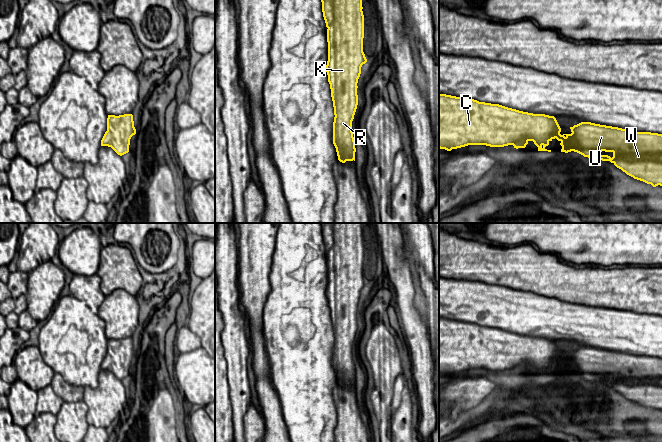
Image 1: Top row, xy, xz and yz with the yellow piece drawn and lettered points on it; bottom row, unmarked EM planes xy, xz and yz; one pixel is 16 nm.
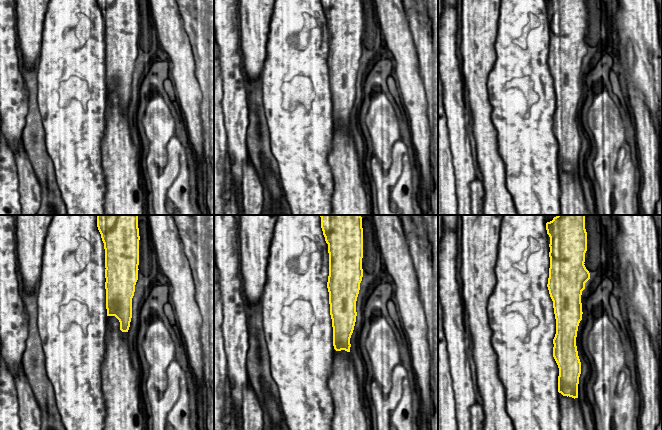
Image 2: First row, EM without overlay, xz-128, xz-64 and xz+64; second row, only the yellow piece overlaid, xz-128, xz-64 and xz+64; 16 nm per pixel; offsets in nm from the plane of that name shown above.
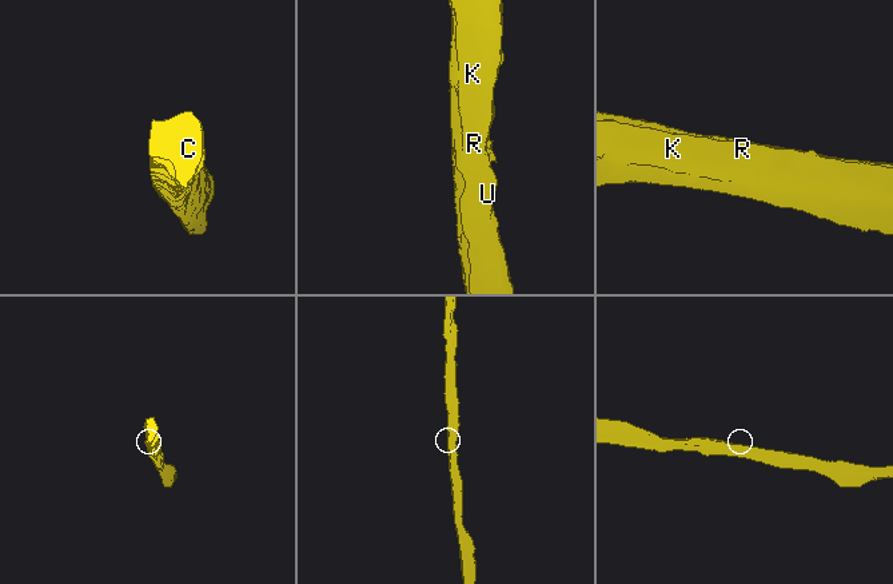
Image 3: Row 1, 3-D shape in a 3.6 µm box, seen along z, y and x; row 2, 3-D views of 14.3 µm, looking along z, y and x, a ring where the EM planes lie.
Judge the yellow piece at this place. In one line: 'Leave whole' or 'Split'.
Leave whole

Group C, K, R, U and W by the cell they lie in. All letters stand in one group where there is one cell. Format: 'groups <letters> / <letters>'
groups C K R U W

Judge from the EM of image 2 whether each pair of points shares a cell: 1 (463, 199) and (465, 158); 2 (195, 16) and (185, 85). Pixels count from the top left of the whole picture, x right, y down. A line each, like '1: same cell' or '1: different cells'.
1: same cell
2: different cells

